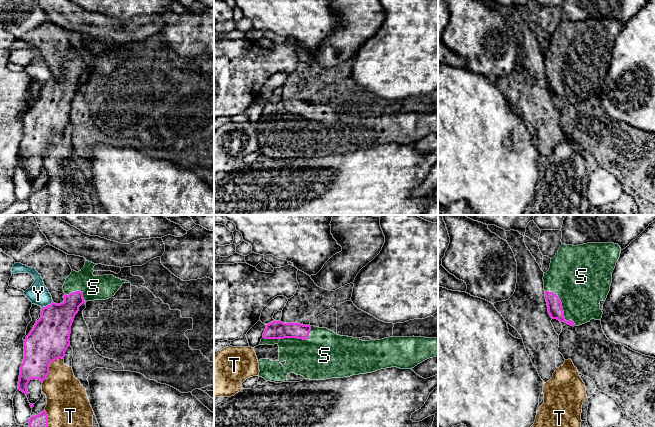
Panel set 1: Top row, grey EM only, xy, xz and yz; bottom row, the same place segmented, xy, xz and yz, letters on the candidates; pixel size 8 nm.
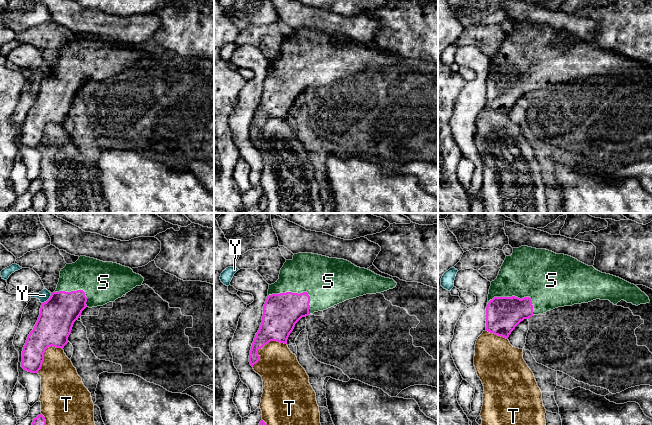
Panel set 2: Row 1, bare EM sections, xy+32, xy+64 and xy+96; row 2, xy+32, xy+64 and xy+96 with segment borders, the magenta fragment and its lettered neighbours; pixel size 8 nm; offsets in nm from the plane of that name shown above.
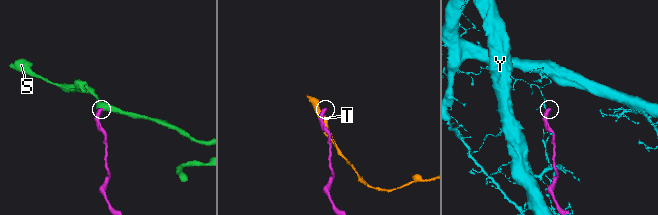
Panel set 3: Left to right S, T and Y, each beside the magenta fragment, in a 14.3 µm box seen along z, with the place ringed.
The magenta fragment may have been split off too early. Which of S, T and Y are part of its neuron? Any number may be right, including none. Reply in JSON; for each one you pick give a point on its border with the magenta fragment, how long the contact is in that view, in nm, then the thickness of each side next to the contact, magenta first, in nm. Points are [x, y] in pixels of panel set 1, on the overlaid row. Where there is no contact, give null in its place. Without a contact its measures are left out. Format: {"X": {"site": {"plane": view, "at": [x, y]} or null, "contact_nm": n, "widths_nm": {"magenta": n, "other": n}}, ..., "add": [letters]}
{"S": {"site": {"plane": "xz", "at": [291, 337]}, "contact_nm": 400, "widths_nm": {"magenta": 140, "other": 320}}, "add": ["S"]}

